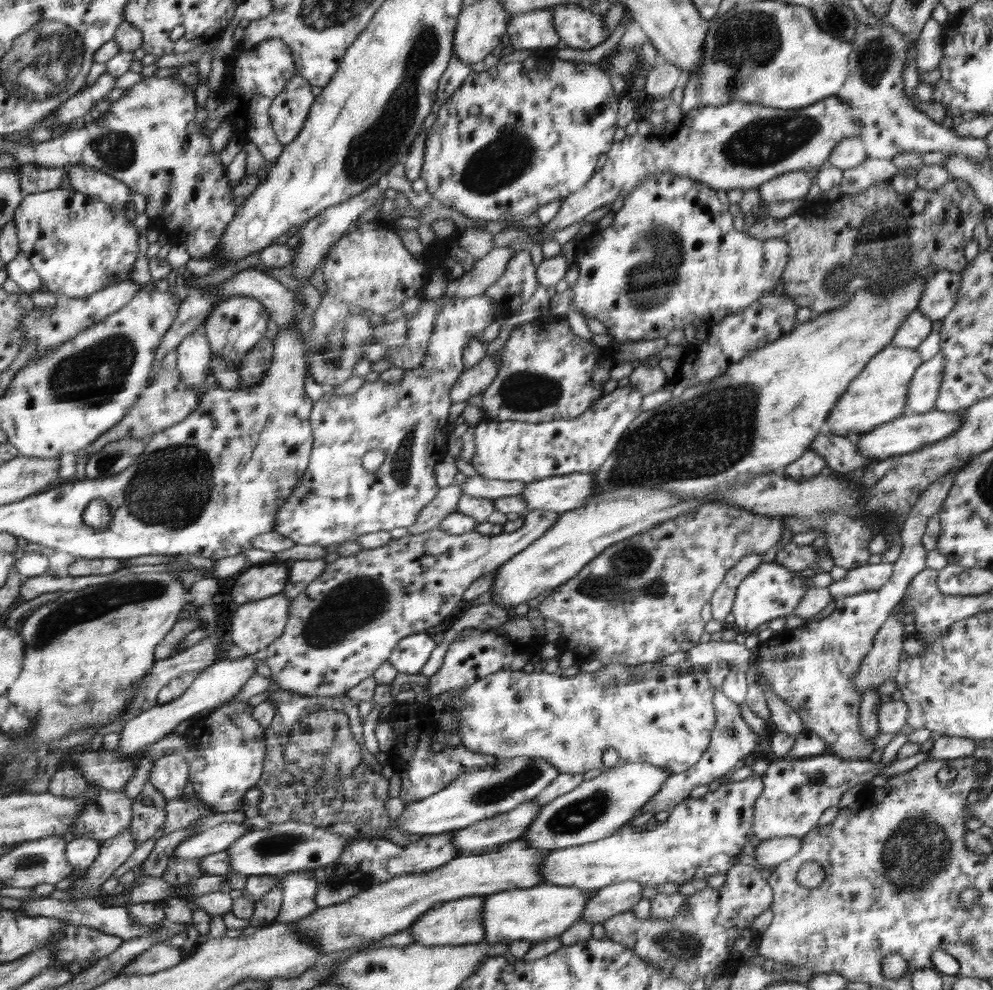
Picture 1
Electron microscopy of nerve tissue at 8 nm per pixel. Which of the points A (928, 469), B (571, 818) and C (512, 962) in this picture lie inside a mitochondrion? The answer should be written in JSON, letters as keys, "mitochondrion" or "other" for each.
{"A":"mitochondrion","B":"mitochondrion","C":"other"}

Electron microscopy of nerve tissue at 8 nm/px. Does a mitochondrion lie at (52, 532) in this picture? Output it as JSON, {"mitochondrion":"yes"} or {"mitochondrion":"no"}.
{"mitochondrion":"no"}

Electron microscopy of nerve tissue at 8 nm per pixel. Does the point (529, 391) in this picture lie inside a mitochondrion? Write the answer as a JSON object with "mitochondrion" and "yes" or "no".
{"mitochondrion":"yes"}

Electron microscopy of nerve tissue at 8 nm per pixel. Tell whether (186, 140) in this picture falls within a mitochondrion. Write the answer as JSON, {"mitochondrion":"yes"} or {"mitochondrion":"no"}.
{"mitochondrion":"no"}

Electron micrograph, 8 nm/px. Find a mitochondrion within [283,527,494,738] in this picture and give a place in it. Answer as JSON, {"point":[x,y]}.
{"point":[353,604]}

